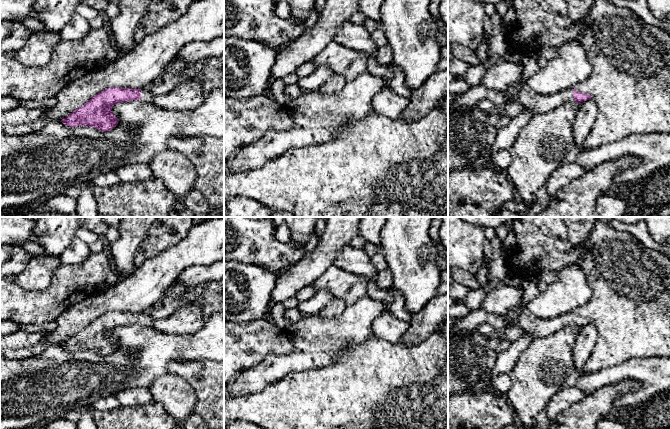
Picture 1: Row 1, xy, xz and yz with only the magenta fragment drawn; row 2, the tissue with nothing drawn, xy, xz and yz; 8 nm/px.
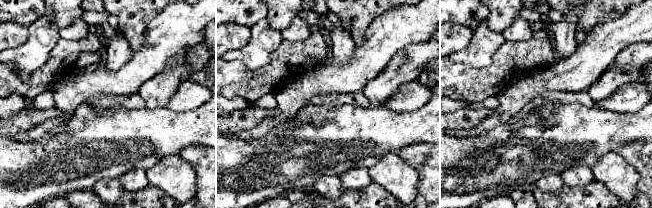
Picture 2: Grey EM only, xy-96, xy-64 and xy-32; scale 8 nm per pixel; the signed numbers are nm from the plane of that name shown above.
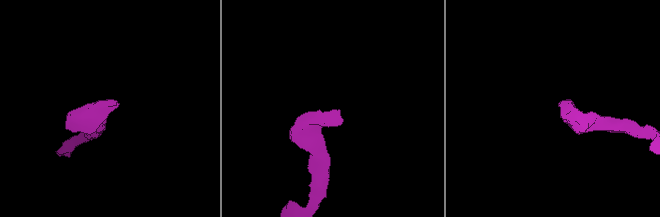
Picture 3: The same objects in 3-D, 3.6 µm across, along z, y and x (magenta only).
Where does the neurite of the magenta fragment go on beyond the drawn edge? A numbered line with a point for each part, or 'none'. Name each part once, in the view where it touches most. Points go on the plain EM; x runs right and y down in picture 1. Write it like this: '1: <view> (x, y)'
1: yz (520, 316)

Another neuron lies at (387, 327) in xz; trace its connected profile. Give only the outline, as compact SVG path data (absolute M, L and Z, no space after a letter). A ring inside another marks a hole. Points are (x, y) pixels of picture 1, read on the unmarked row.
M387 310L374 320L373 338L397 344L409 327L409 322L398 319L390 310Z

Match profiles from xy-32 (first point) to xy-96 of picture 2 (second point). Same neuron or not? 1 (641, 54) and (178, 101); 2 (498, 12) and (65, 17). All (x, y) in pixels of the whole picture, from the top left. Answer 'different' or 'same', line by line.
1: different
2: same

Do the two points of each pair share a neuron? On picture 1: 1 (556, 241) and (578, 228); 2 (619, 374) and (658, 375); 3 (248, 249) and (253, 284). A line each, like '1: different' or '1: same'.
1: different
2: same
3: different

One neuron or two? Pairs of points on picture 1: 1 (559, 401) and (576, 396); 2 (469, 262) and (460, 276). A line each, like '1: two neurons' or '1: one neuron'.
1: one neuron
2: two neurons

